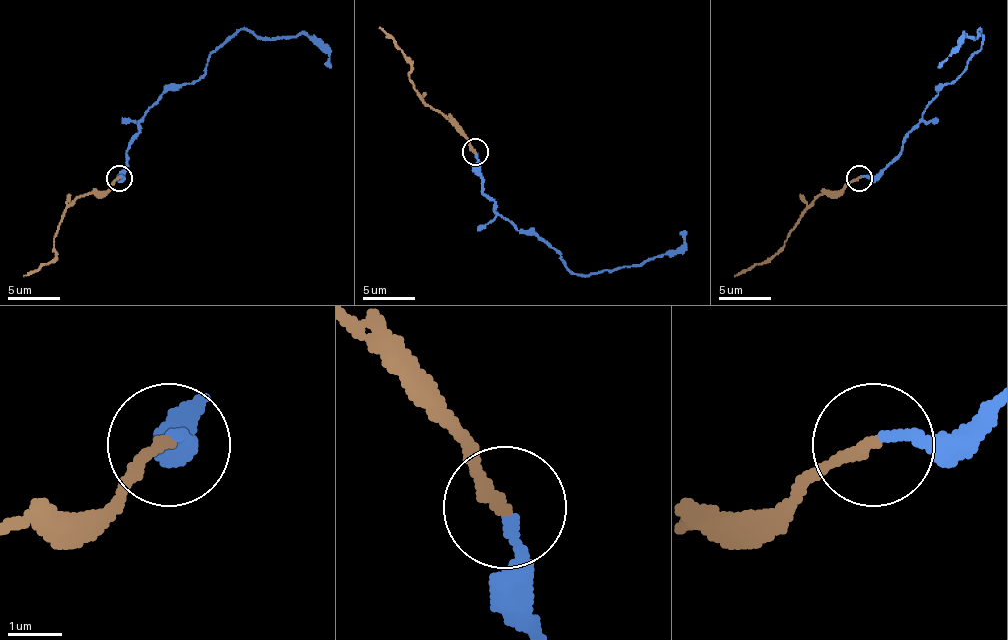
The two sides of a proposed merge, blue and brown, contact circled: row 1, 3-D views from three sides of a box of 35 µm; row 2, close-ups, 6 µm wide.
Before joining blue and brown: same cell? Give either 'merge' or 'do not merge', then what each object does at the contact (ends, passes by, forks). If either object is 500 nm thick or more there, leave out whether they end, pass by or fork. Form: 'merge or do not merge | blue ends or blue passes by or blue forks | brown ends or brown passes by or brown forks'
merge | blue ends | brown ends

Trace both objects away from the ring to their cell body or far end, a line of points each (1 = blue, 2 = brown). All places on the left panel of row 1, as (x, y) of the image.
1: (119, 177), (145, 111), (195, 83), (239, 30), (308, 33), (329, 54), (326, 67)
2: (119, 177), (105, 190), (87, 193), (63, 211), (53, 240), (56, 256), (24, 277)

